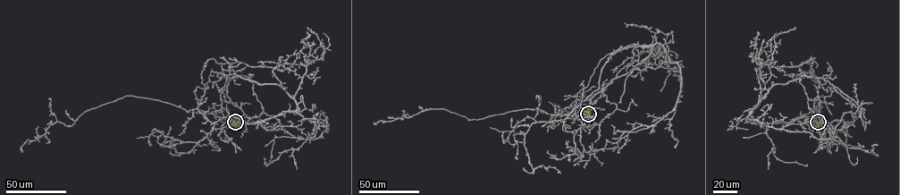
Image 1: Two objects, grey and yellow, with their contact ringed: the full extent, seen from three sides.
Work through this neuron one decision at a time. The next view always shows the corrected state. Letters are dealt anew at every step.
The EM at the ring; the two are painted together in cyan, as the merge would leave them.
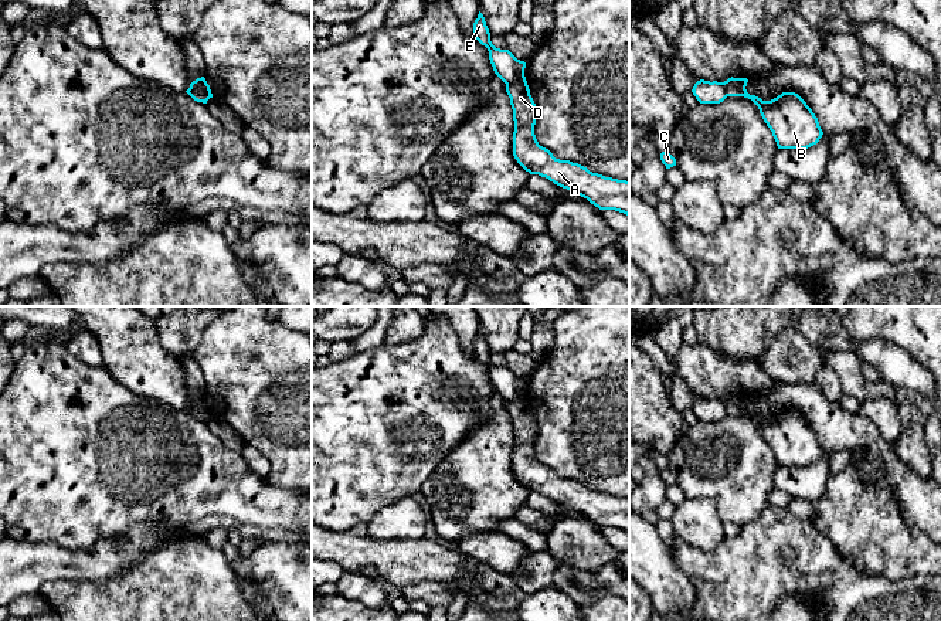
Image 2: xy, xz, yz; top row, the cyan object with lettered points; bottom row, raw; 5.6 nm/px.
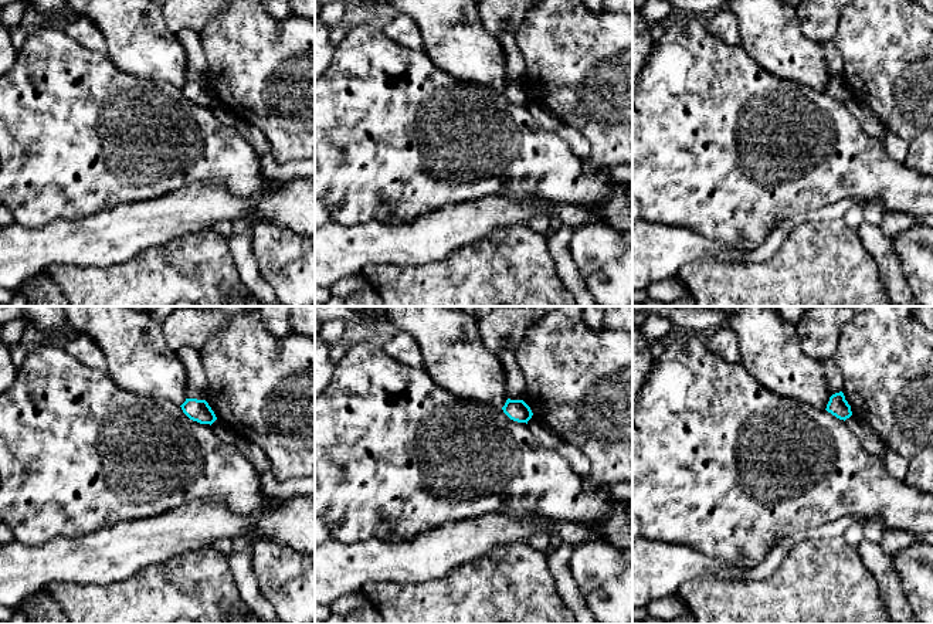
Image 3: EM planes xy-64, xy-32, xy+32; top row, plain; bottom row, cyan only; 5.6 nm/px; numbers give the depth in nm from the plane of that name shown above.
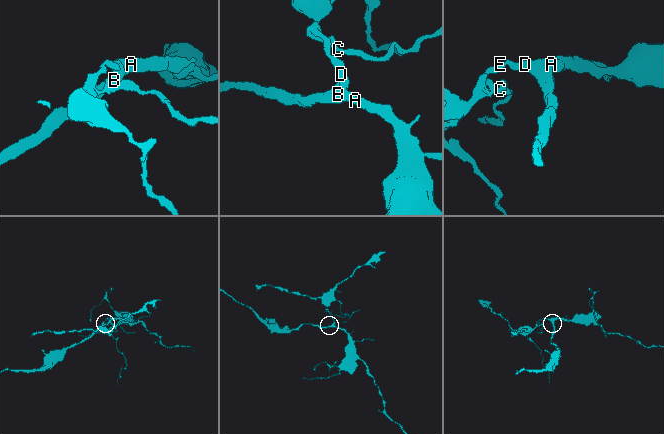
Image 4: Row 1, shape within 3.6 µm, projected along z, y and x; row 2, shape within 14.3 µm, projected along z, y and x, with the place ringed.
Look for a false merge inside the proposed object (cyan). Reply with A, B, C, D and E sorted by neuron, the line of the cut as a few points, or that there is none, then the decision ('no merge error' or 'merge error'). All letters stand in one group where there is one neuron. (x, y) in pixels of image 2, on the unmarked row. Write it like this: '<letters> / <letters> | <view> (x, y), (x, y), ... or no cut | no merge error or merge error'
A B D / C E | xy (190, 404), (209, 416) | merge error

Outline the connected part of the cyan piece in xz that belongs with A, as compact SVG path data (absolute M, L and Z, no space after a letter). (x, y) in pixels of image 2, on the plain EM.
M527 398L506 403L513 427L513 474L530 492L539 492L554 502L587 516L599 527L615 527L629 533L629 499L605 495L570 478L560 478L540 464L534 442L537 425Z

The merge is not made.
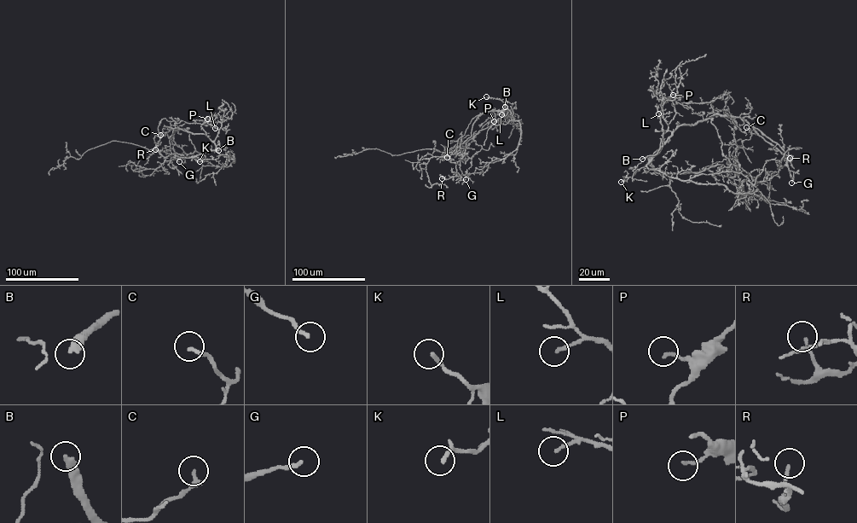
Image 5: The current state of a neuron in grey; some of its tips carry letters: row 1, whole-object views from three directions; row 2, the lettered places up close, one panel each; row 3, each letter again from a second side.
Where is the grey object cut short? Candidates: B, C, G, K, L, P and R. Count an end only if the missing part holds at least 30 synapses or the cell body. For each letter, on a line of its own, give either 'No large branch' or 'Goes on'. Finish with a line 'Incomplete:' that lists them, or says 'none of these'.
B: Goes on
C: No large branch
G: No large branch
K: No large branch
L: Goes on
P: No large branch
R: No large branch
Incomplete: B, L

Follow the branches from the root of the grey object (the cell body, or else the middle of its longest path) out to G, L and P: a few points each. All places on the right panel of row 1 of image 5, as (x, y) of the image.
G: (706, 168), (722, 165), (736, 173), (734, 123), (728, 110), (726, 117), (743, 118), (788, 156), (791, 183)
L: (706, 168), (697, 172), (668, 173), (657, 170), (651, 165), (651, 159), (663, 143), (658, 113)
P: (706, 168), (668, 173), (651, 165), (651, 159), (671, 134), (668, 124), (675, 112), (668, 101), (673, 95)

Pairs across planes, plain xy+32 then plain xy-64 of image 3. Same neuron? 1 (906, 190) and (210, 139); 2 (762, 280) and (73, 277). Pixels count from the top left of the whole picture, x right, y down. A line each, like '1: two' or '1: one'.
1: one
2: one

